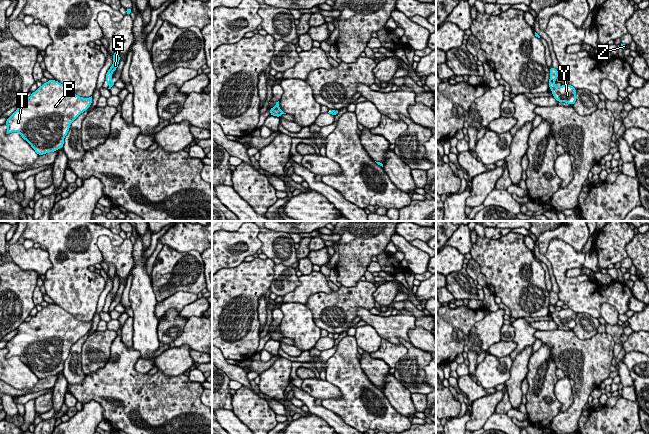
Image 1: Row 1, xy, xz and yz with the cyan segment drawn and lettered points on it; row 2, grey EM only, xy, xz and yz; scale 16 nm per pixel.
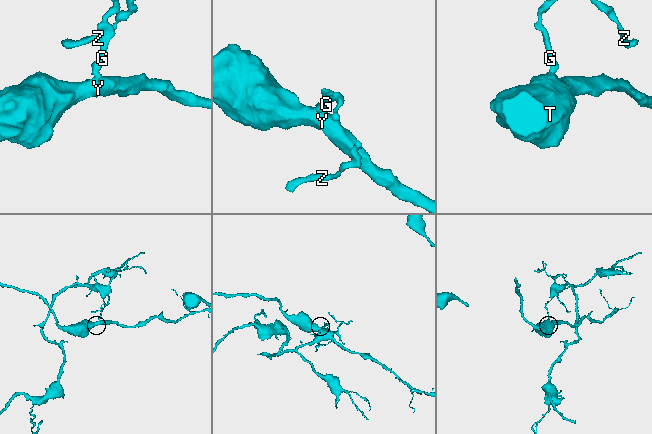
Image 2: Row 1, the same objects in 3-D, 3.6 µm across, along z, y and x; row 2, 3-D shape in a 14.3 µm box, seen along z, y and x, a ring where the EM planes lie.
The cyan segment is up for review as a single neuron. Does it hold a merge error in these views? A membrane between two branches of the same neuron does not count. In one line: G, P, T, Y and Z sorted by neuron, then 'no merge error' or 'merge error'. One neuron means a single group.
G Z / P T Y; merge error

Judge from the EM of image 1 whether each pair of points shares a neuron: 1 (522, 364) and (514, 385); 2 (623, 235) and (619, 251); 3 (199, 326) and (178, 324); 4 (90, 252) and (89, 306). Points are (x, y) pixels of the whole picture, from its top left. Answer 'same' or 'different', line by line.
1: same
2: same
3: different
4: same

